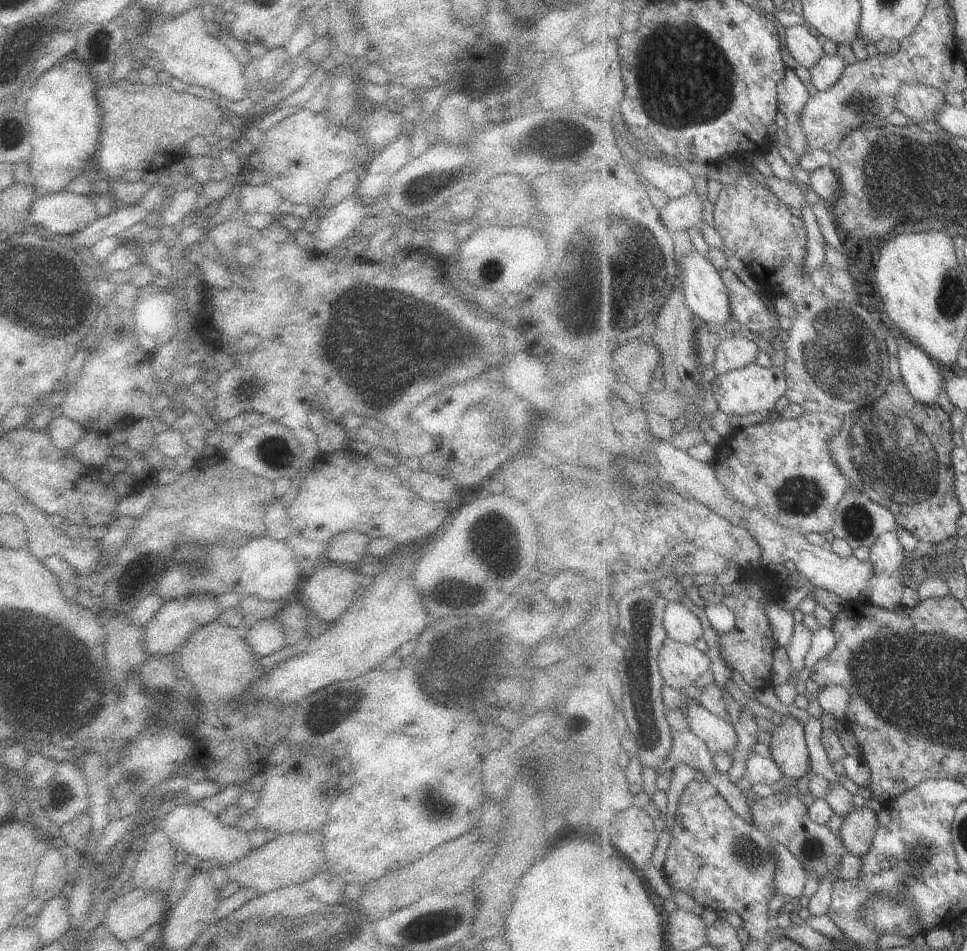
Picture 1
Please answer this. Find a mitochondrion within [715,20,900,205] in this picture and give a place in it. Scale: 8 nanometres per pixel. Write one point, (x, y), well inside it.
(871, 102)

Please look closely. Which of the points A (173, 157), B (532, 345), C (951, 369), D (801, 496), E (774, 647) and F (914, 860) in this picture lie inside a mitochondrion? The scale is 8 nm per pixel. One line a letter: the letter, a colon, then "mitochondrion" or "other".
A: other
B: other
C: other
D: mitochondrion
E: other
F: mitochondrion

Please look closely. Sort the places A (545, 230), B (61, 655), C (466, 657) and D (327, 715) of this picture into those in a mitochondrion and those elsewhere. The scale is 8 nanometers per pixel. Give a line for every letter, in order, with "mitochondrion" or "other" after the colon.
A: other
B: mitochondrion
C: mitochondrion
D: mitochondrion

